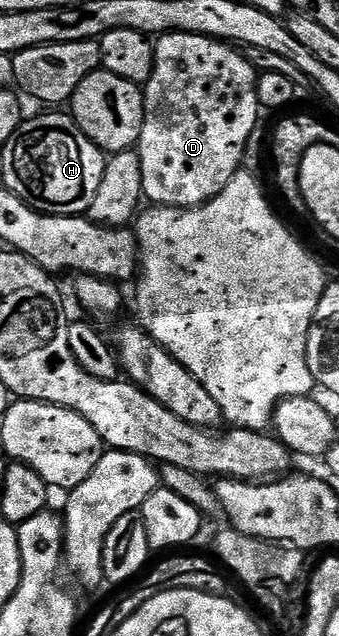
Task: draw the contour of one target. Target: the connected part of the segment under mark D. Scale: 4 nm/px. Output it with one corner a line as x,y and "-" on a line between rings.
162,33
156,38
153,47
153,70
143,82
143,92
145,94
145,118
141,134
137,140
135,151
139,155
139,167
143,175
143,187
141,188
144,200
150,206
171,207
172,209
194,209
219,195
227,183
242,168
241,160
245,157
245,148
249,145
249,136
257,129
257,78
258,70
254,69
244,52
238,51
232,44
224,41
216,41
214,37
204,37
198,33

